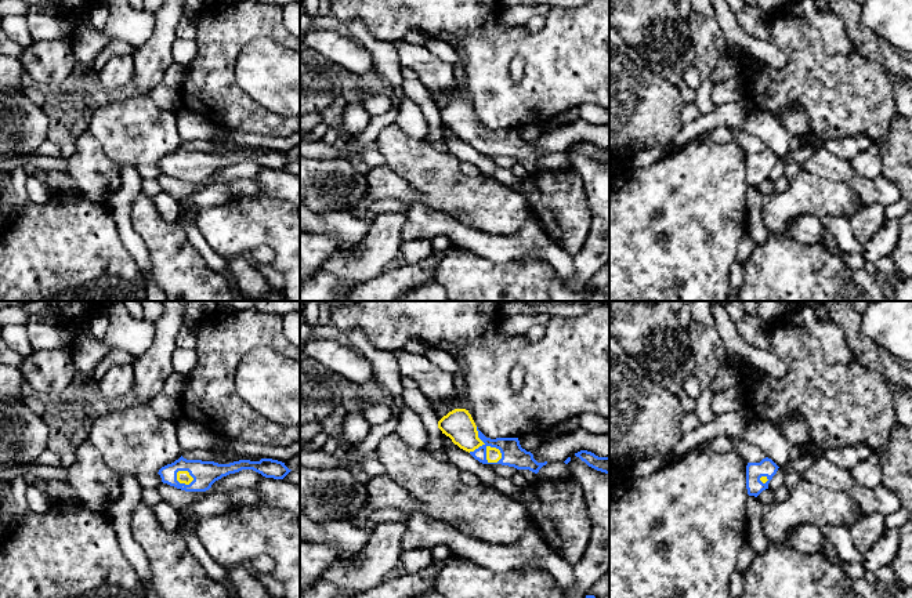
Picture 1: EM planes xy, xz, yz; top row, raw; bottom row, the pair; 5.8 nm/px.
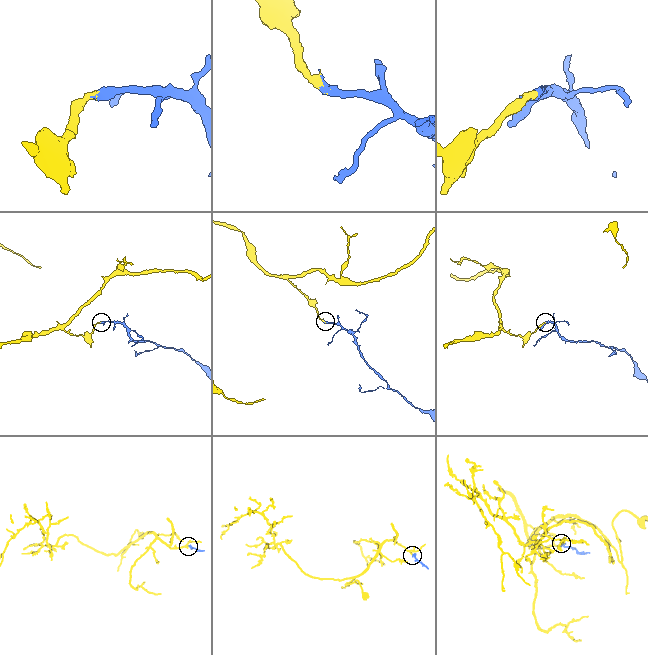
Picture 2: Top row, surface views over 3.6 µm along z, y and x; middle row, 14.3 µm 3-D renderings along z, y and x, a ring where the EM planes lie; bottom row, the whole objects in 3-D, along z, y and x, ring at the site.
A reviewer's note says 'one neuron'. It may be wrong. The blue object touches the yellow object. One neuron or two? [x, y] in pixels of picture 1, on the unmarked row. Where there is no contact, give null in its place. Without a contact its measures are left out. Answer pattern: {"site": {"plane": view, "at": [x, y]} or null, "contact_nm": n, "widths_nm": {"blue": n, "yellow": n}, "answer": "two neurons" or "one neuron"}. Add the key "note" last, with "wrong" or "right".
{"site": {"plane": "xz", "at": [485, 138]}, "contact_nm": 240, "widths_nm": {"blue": 140, "yellow": 90}, "answer": "one neuron", "note": "right"}

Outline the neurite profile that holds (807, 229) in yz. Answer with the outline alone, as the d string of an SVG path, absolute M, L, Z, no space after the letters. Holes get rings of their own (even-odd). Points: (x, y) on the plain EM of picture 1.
M800 215L789 221L790 235L803 244L822 243L822 236L828 232L825 225L814 215Z

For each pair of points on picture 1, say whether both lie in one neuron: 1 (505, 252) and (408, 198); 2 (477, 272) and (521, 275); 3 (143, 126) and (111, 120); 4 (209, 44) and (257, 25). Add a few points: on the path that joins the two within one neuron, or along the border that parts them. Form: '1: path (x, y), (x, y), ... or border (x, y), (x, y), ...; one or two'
1: border (422, 202), (409, 206); two
2: path (488, 275), (510, 275); one
3: path (134, 126), (119, 124); one
4: path (221, 33), (230, 25), (245, 25); one

